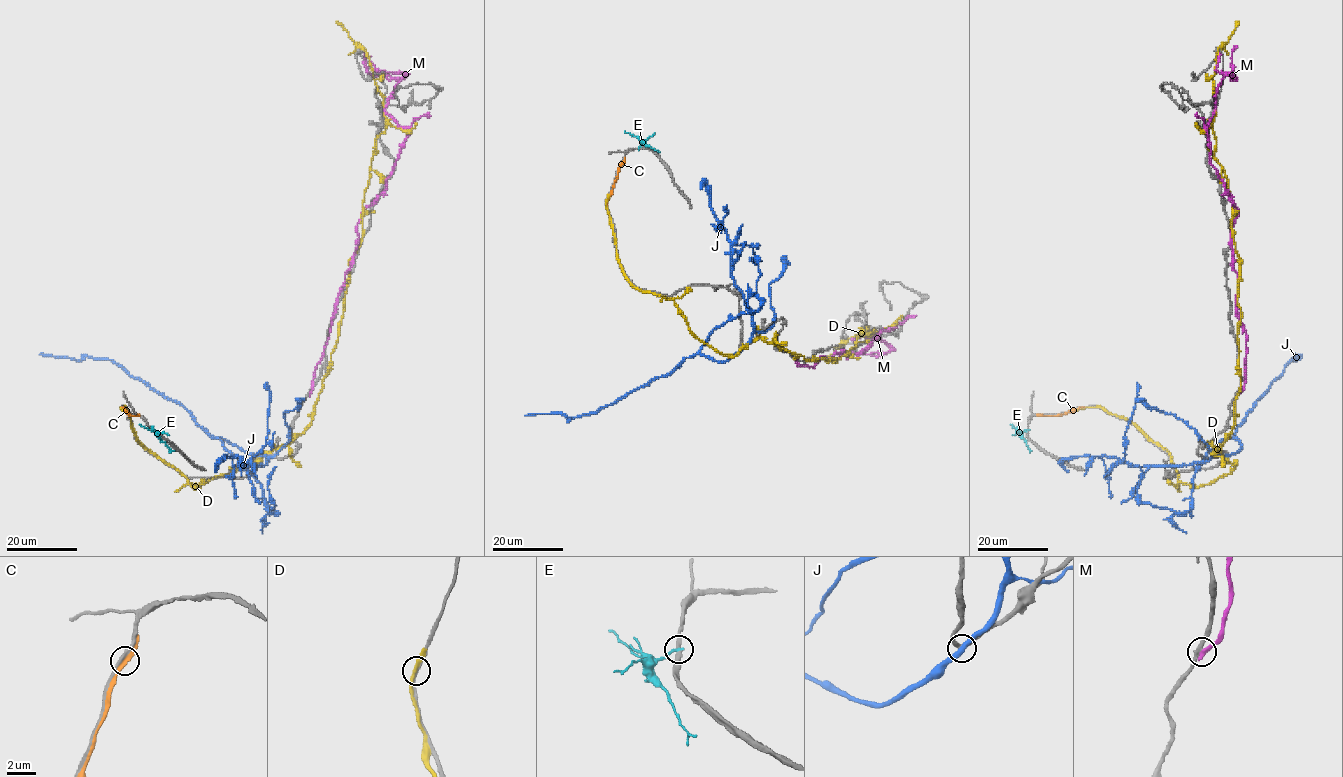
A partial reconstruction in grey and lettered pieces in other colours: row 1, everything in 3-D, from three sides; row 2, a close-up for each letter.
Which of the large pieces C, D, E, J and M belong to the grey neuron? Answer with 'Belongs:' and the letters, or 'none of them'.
Belongs: none of them

